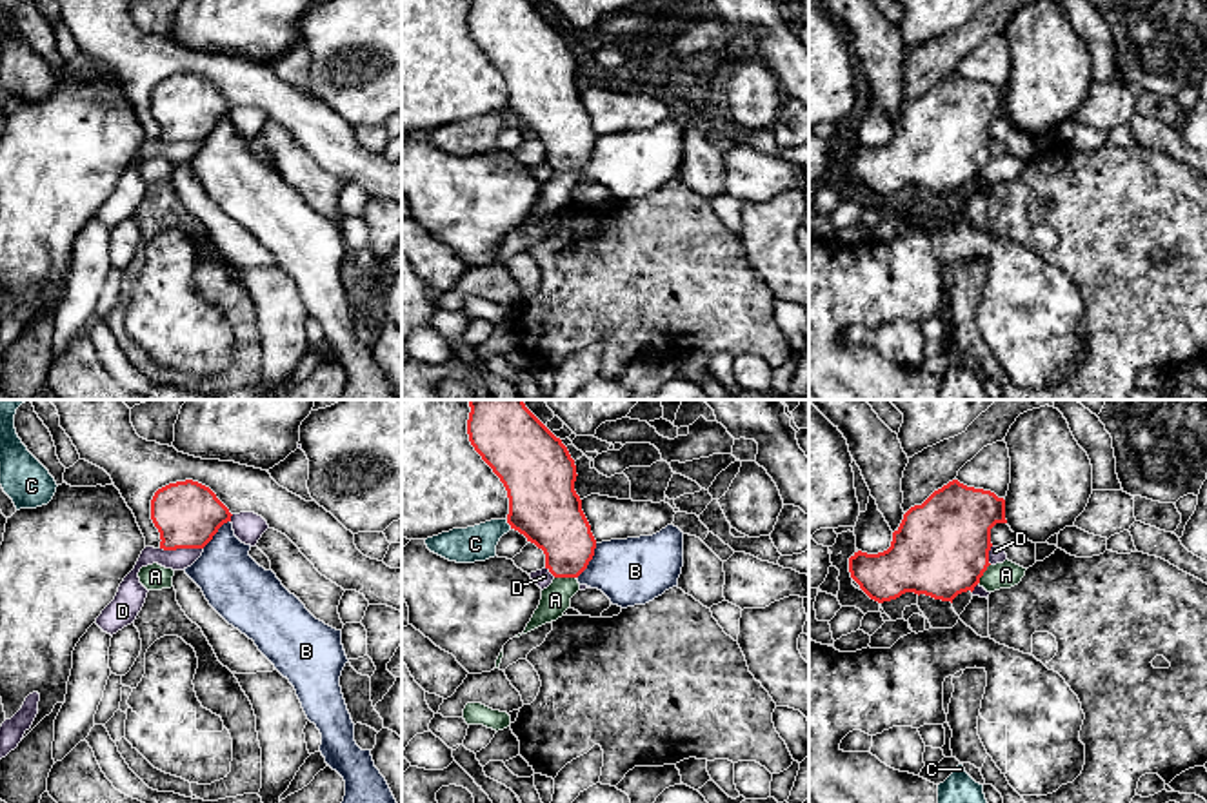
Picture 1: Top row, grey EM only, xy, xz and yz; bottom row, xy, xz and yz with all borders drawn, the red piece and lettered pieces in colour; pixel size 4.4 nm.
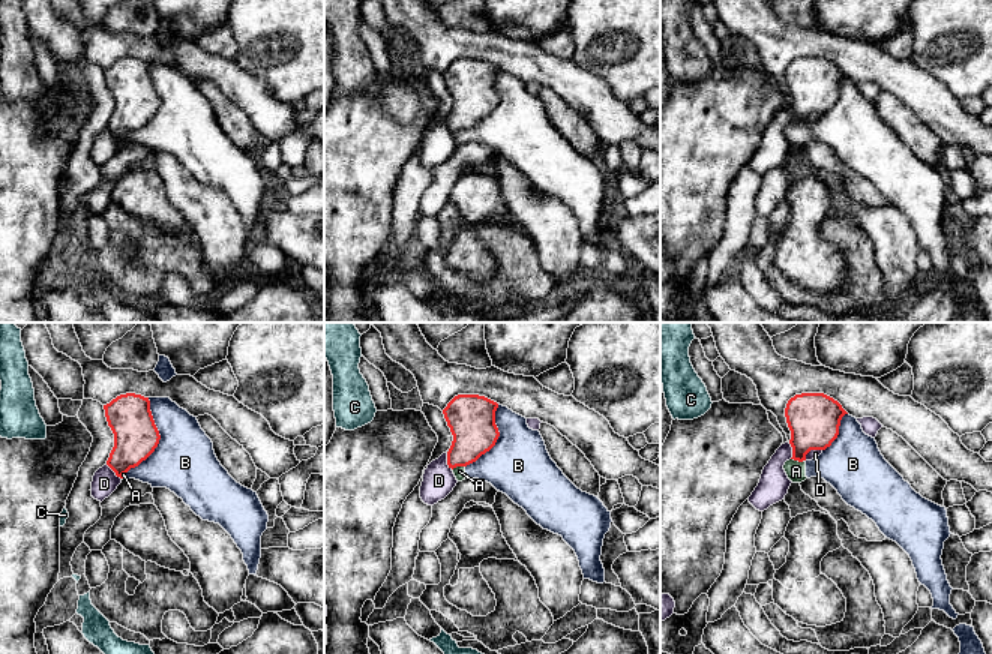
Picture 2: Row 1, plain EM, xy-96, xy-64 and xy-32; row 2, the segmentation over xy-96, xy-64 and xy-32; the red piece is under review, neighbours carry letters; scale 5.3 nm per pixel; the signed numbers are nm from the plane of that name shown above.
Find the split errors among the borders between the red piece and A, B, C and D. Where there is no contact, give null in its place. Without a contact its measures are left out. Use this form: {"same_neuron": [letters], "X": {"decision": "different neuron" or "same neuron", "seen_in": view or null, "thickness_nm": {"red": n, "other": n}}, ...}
{"same_neuron": [], "A": {"decision": "different neuron", "seen_in": "xz", "thickness_nm": {"red": 260, "other": 130}}, "B": {"decision": "different neuron", "seen_in": "xz", "thickness_nm": {"red": 280, "other": 300}}, "C": {"decision": "different neuron", "seen_in": "xz", "thickness_nm": {"red": 320, "other": 160}}, "D": {"decision": "different neuron", "seen_in": "xy", "thickness_nm": {"red": 300, "other": 90}}}

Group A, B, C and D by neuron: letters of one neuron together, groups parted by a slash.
A B / C / D

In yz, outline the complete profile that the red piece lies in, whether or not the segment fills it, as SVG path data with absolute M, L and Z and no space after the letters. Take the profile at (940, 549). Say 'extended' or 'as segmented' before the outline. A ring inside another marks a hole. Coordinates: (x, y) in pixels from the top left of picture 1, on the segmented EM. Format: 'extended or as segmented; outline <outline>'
as segmented; outline M953 480L903 514L887 550L878 554L854 552L849 558L851 578L878 603L896 600L905 592L953 603L958 594L973 592L991 565L991 529L996 523L1007 523L1005 500L991 491Z

